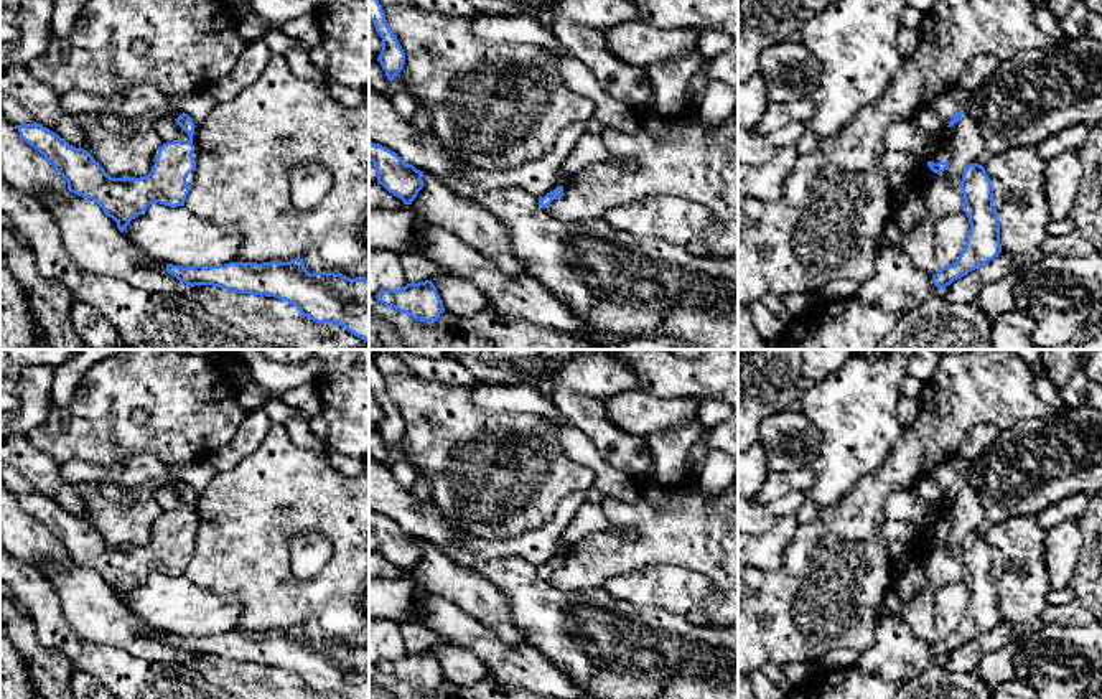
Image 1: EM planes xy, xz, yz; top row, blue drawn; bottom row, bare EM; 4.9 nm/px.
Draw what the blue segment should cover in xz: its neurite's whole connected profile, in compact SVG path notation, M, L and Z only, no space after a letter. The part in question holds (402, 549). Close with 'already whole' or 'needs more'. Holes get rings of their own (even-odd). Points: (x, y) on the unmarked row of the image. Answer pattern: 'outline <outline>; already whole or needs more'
outline M369 511L369 529L377 541L377 552L400 567L404 574L412 574L423 557L423 541L405 532L395 521L372 511Z; already whole

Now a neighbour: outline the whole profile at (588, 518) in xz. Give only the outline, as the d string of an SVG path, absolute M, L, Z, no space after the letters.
M583 503L577 513L570 516L570 523L560 536L558 547L565 554L575 542L585 536L608 529L606 516L600 504Z

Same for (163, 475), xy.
M137 455L120 465L102 467L82 460L69 460L61 463L61 476L72 485L82 483L122 483L137 486L145 481L158 481L170 488L178 488L183 481L156 457Z

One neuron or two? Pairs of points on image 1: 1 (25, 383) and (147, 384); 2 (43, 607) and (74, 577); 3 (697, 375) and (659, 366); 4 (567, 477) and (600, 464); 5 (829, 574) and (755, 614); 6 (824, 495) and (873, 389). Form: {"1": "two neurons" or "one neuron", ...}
{"1": "two neurons", "2": "two neurons", "3": "one neuron", "4": "two neurons", "5": "one neuron", "6": "one neuron"}

